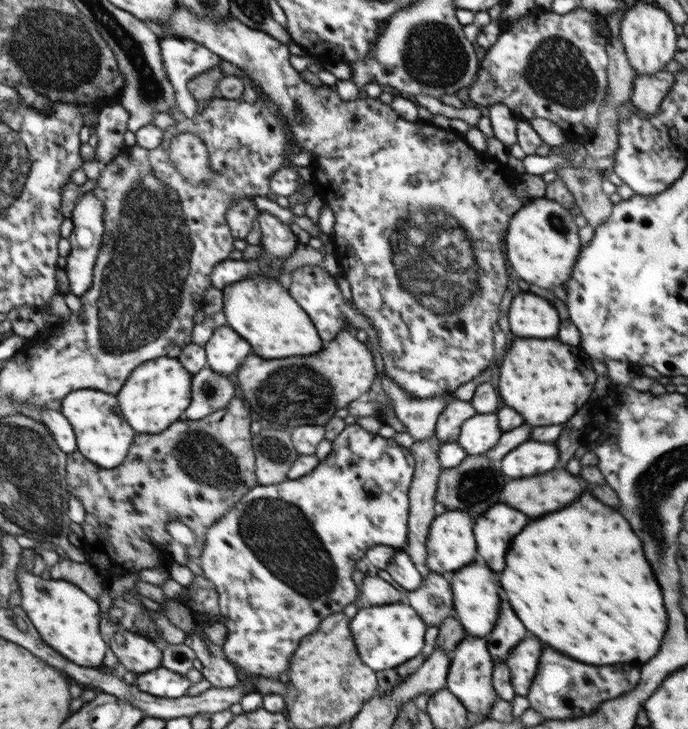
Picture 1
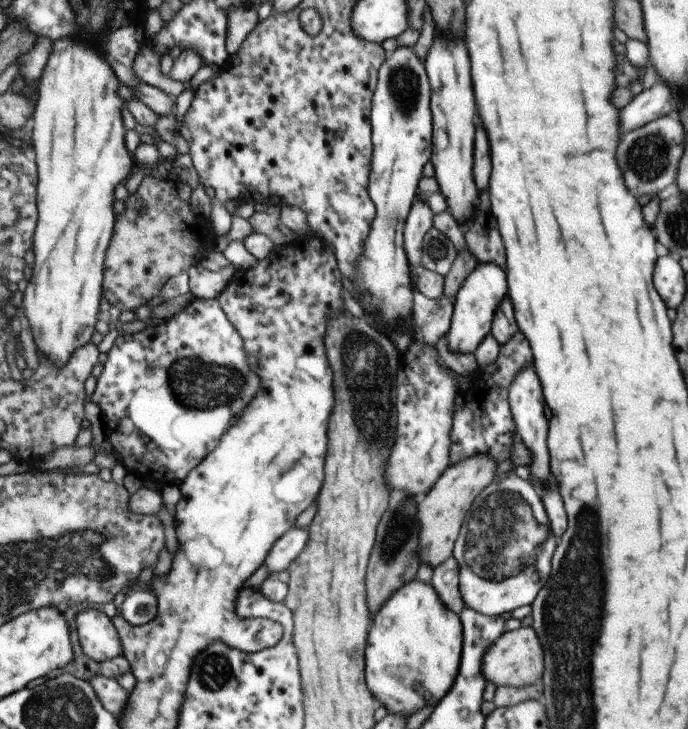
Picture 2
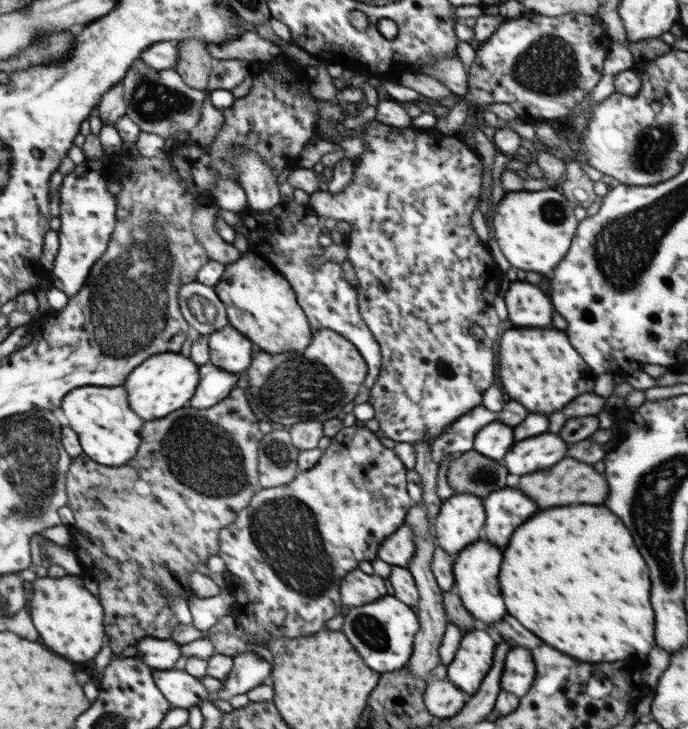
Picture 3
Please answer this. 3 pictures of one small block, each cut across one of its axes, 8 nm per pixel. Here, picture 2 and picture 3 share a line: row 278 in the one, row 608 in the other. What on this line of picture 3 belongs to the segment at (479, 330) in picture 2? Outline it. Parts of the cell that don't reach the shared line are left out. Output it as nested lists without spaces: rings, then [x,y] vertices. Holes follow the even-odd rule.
[[[480,538],[476,542],[464,547],[457,555],[453,563],[454,586],[452,593],[460,596],[462,605],[466,611],[474,617],[479,626],[492,626],[496,620],[500,620],[506,614],[506,606],[500,594],[500,584],[498,584],[498,574],[500,574],[500,562],[502,562],[502,552],[490,544],[490,540]]]

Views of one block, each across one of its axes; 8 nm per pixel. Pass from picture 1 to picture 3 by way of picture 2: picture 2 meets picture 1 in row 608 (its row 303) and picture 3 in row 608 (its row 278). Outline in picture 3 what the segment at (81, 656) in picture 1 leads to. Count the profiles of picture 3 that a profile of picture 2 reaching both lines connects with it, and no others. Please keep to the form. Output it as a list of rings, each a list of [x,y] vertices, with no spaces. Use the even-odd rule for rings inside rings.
[[[70,575],[62,578],[37,577],[30,584],[30,589],[34,595],[28,612],[42,642],[72,662],[90,662],[104,646],[102,606],[98,598],[90,594],[80,578]]]

